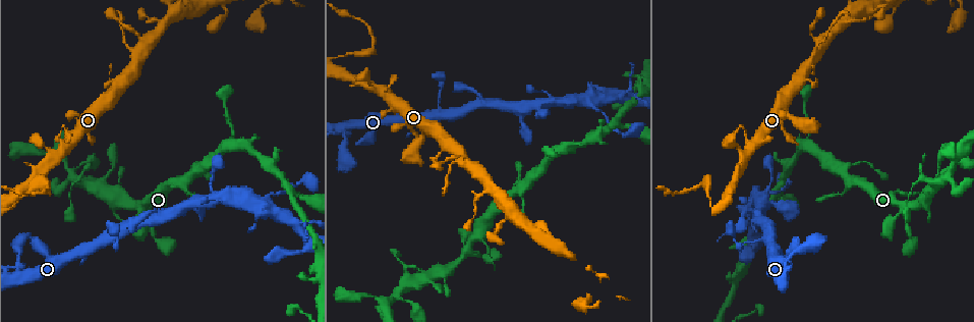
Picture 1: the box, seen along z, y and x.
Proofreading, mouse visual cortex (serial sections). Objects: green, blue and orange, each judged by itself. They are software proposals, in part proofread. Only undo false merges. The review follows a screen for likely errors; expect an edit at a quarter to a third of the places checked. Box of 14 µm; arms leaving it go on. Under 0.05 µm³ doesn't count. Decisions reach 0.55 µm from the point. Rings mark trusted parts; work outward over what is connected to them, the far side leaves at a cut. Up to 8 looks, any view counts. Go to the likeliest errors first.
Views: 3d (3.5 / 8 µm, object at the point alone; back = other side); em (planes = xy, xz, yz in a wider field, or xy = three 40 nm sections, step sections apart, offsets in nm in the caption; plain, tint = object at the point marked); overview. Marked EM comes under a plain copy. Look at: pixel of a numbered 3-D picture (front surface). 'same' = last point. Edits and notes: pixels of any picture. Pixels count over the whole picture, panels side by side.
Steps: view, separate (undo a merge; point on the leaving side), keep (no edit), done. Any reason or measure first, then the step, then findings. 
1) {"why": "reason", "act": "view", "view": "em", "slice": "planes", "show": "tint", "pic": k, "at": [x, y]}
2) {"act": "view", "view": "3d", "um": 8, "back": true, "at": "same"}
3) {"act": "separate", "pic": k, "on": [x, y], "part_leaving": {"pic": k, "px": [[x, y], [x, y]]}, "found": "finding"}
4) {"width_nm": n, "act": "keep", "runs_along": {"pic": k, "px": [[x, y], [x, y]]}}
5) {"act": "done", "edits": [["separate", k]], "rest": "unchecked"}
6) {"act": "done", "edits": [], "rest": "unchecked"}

{"why": "abrupt turn", "act": "view", "view": "3d", "um": 3.5, "pic": 1, "at": [373, 52]}

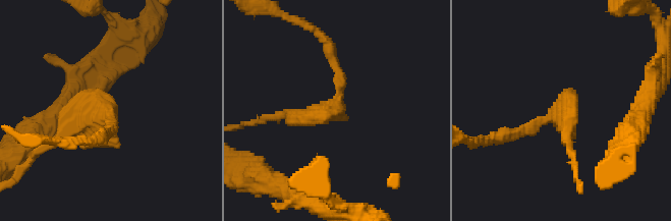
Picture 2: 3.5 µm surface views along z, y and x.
{"arm_widths_nm": [150, 150], "why": "now the EM", "act": "view", "view": "em", "slice": "xy", "step": 3, "show": "tint", "pic": 2, "at": [335, 107]}

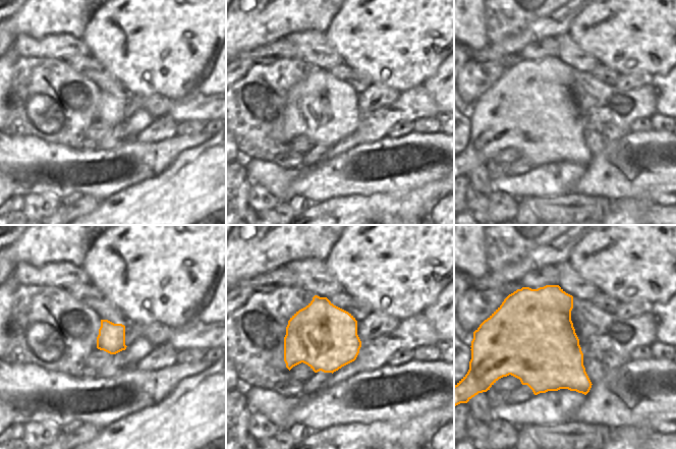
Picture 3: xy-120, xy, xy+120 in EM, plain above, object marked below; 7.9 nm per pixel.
{"width_nm": 500, "act": "separate", "pic": 2, "on": [332, 59], "part_leaving": {"pic": 2, "px": [[340, 92], [328, 42], [305, 26]]}, "found": "two cells meet here"}

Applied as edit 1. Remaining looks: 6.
{"why": "see it whole again", "act": "view", "view": "overview"}

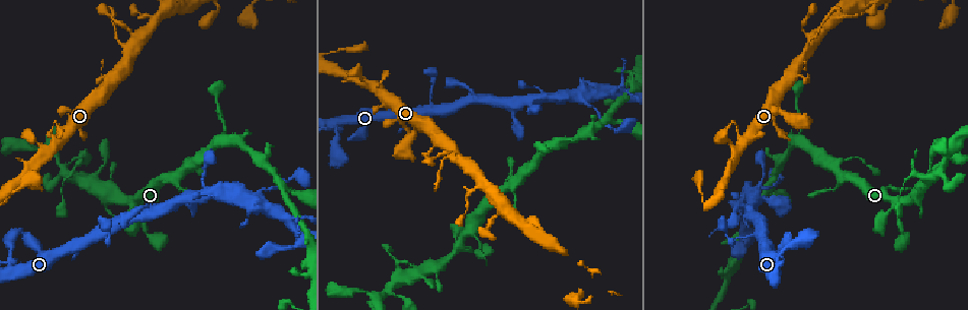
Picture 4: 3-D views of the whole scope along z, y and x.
{"why": "calibre changes", "act": "view", "view": "3d", "um": 3.5, "back": true, "pic": 4, "at": [221, 141]}

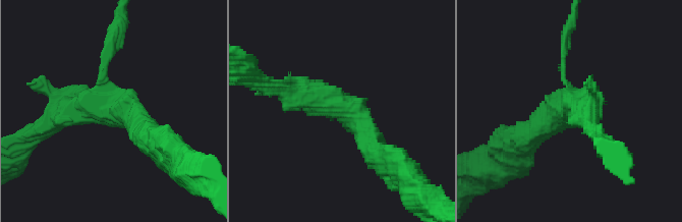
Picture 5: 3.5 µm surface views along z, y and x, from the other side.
{"arm_widths_nm": [100, 400, 400], "act": "keep", "runs_along": {"pic": 5, "px": [[373, 151], [339, 104], [276, 89]]}, "found": "continuous, no second cell"}

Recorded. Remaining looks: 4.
{"why": "abrupt turn", "act": "view", "view": "3d", "um": 3.5, "pic": 4, "at": [477, 100]}

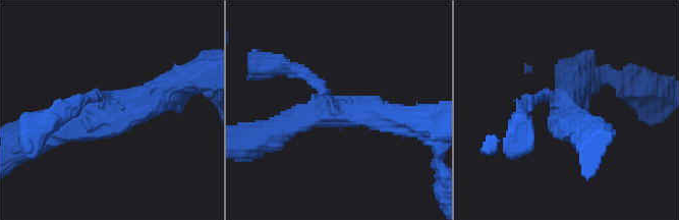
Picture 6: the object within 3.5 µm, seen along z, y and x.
{"arms": 3, "arm_widths_nm": [200, 350, 400], "why": "need the tissue", "act": "view", "view": "em", "slice": "xy", "step": 5, "show": "tint", "pic": 6, "at": [338, 114]}

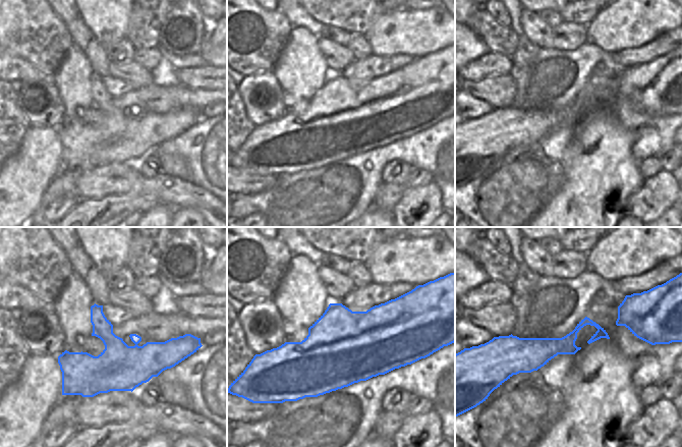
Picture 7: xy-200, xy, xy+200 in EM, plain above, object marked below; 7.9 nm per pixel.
{"act": "keep", "runs_along": {"pic": 7, "px": [[176, 341], [138, 365], [64, 380]]}, "found": "all the same cell"}

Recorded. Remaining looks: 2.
{"act": "done", "edits": [["separate", 2]], "rest": "unchecked"}

